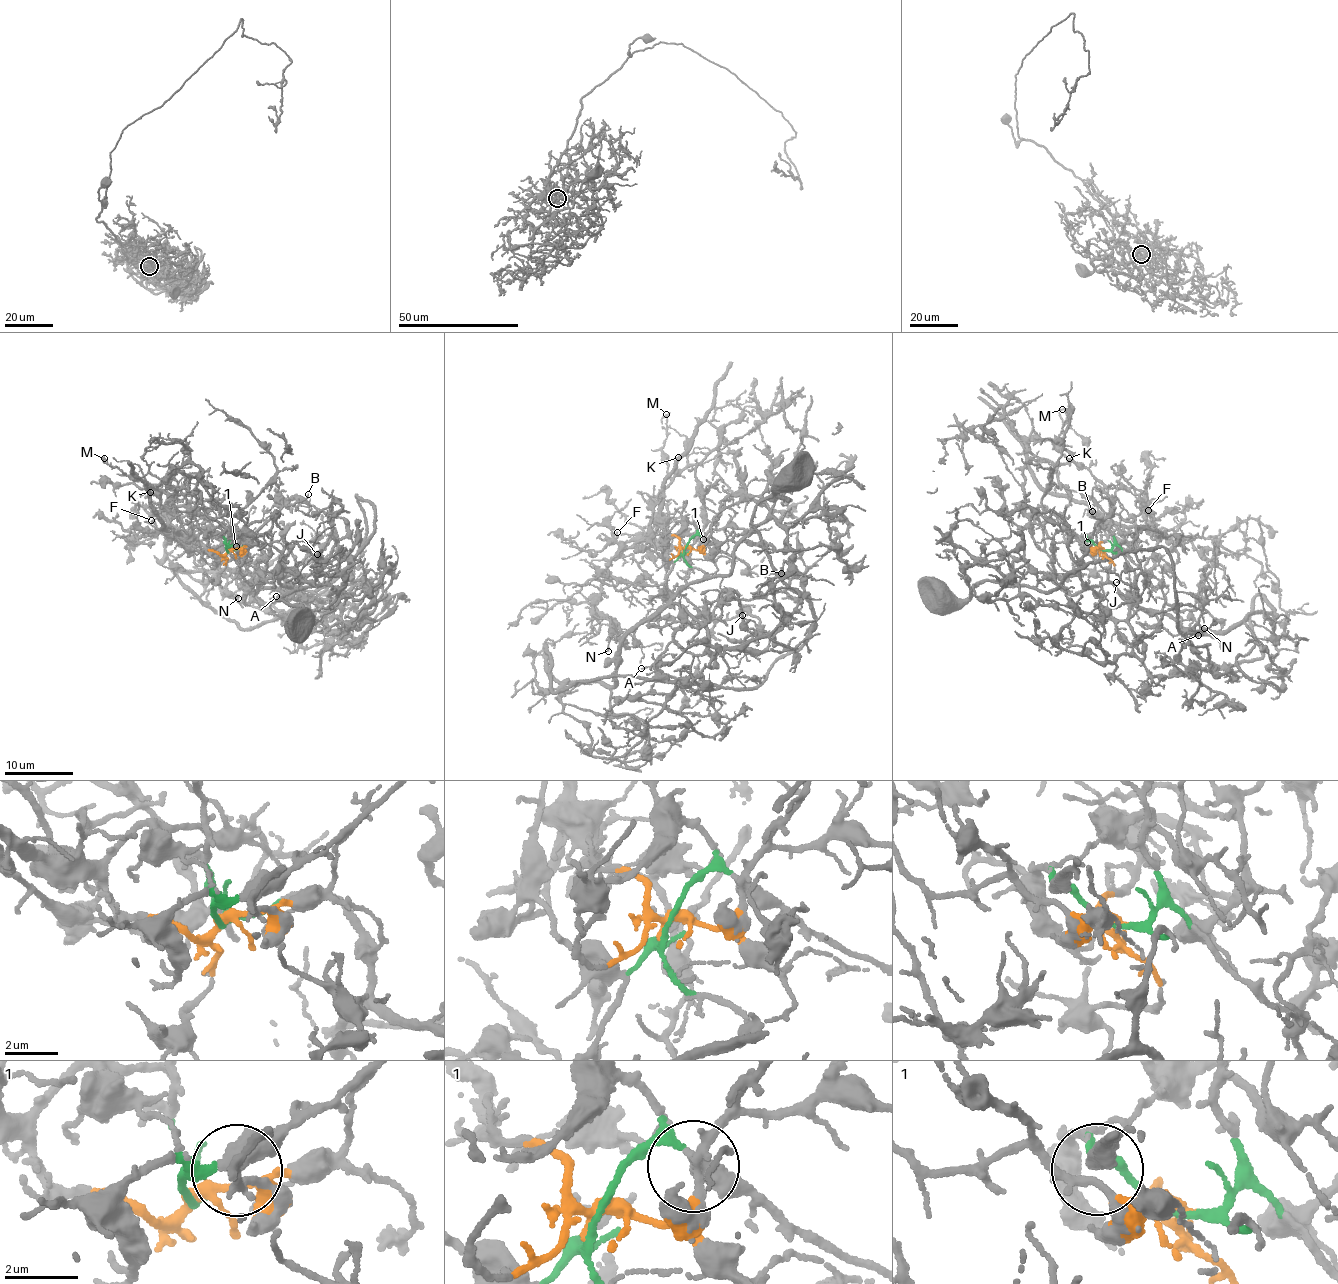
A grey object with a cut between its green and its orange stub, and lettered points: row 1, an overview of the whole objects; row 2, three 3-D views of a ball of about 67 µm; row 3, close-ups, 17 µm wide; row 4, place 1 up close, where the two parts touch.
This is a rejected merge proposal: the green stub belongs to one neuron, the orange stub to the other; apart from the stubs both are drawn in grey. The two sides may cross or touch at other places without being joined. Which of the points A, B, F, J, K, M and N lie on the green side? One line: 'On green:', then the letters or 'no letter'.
On green: A, B, J

